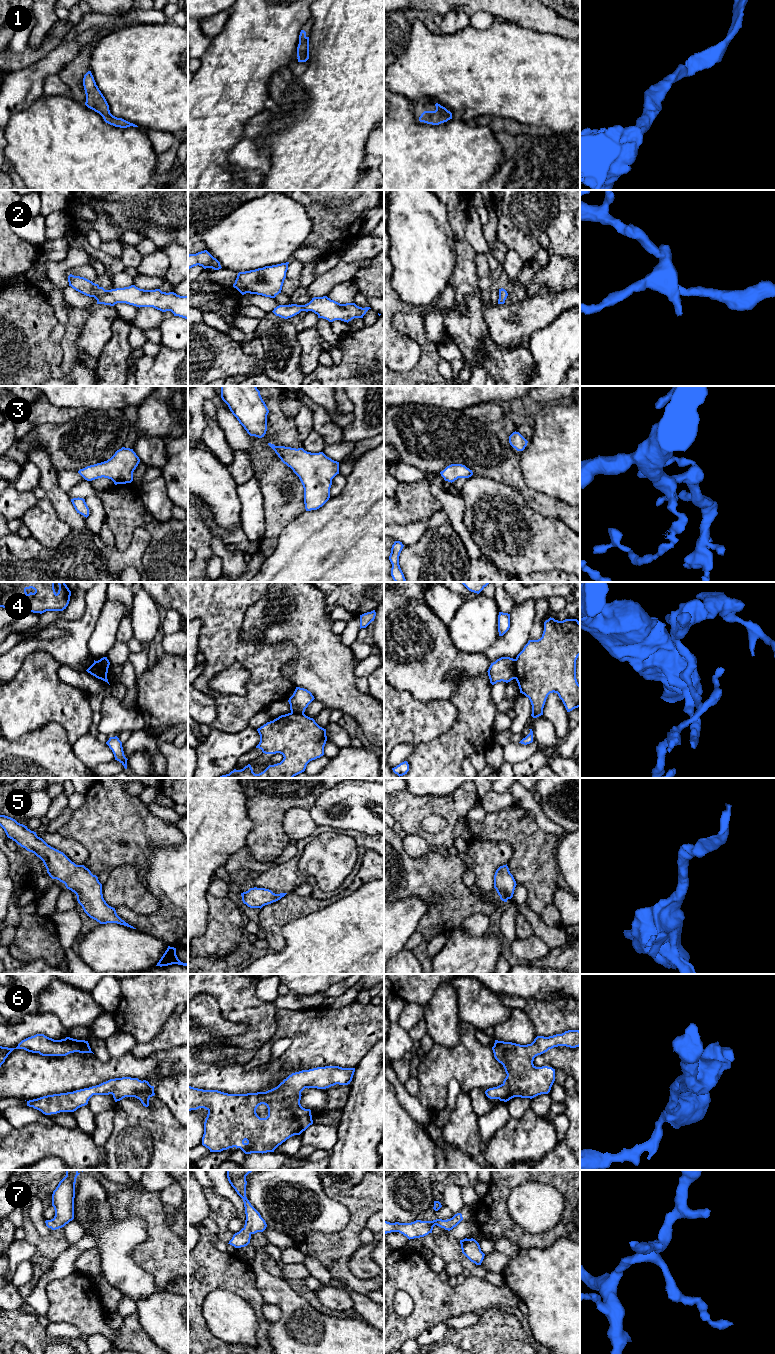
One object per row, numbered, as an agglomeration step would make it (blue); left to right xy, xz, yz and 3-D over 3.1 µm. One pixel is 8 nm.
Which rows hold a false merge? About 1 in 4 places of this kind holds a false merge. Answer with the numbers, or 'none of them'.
4

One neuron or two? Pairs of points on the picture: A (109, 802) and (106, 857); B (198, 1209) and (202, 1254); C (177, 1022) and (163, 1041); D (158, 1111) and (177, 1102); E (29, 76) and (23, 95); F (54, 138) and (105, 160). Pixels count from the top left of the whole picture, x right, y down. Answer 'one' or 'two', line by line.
A: one
B: two
C: one
D: two
E: one
F: one

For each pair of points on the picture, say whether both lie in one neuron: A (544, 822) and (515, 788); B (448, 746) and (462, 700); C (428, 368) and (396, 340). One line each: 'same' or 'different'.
A: same
B: same
C: different

